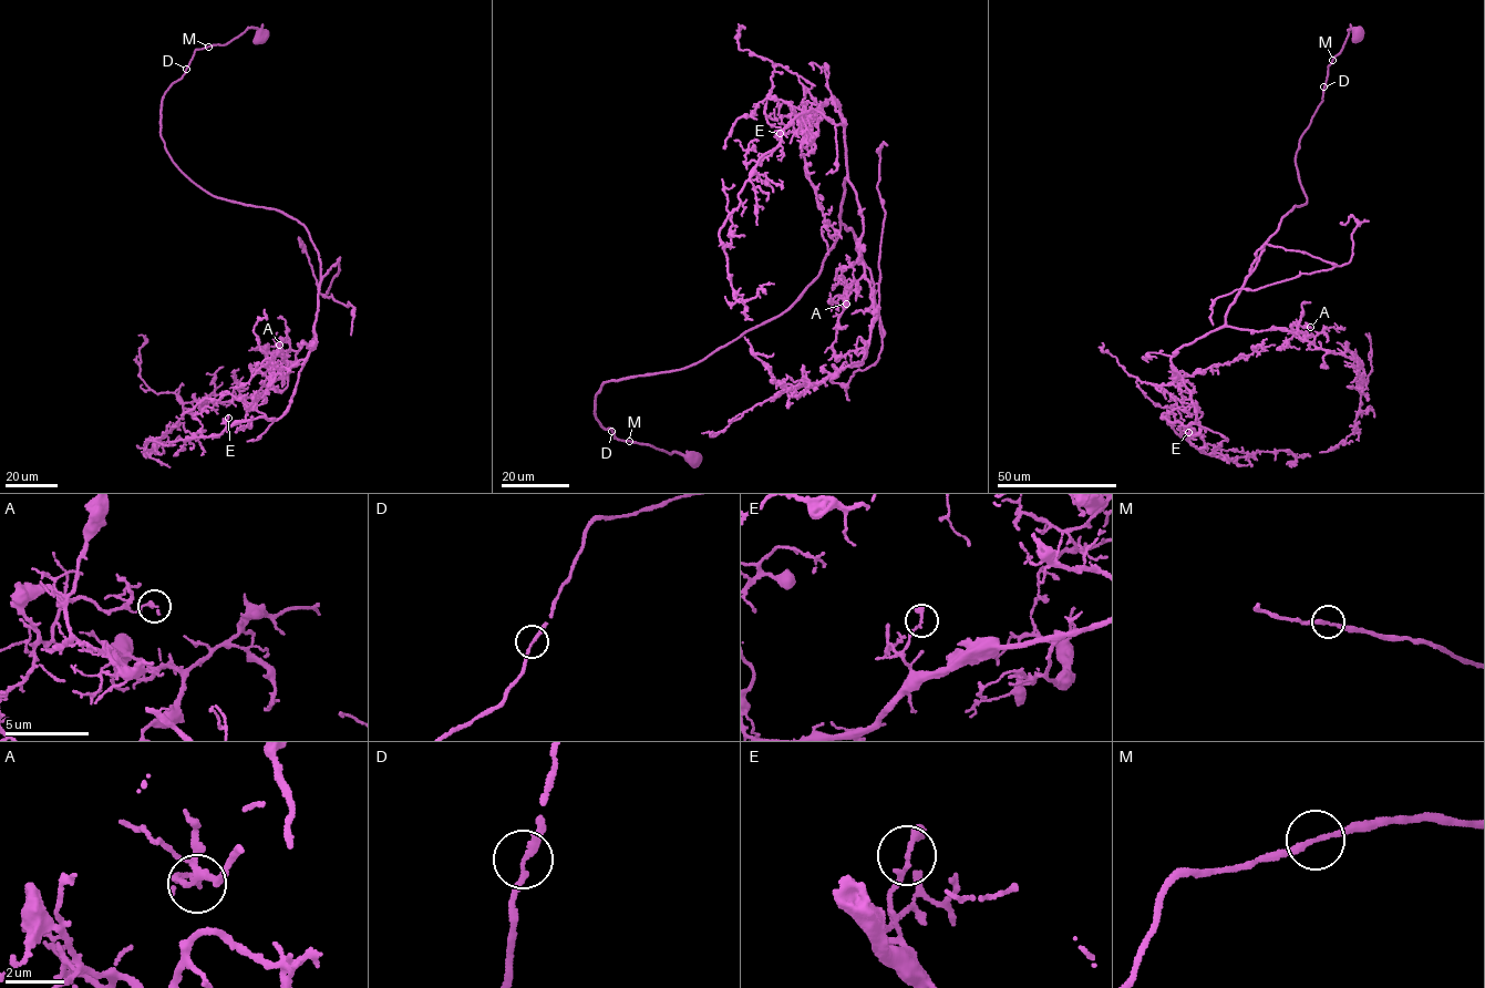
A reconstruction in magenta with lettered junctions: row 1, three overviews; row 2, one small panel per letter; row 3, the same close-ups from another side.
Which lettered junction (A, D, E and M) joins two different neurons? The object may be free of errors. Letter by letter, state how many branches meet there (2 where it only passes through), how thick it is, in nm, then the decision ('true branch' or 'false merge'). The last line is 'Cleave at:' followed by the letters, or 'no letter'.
A: 2 | 160 nm | true branch
D: 2 | 190 nm | true branch
E: 2 | 180 nm | true branch
M: 2 | 180 nm | true branch
Cleave at: no letter

